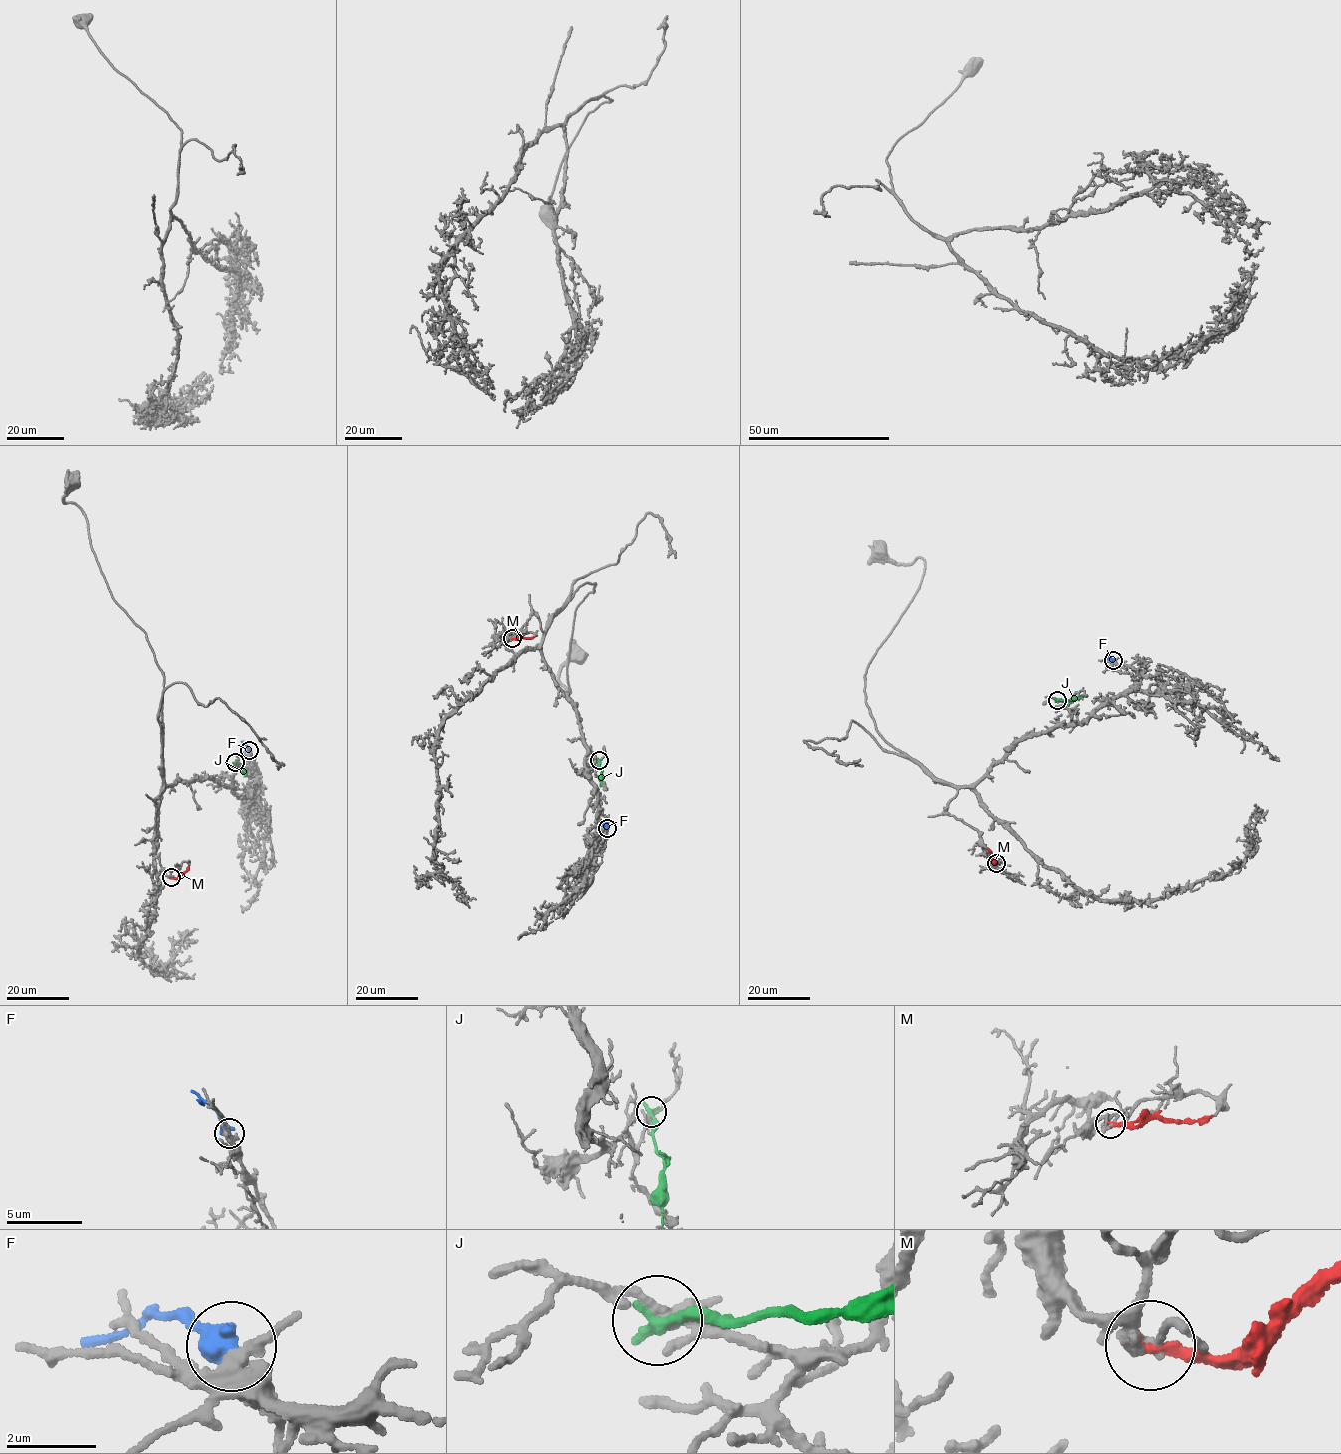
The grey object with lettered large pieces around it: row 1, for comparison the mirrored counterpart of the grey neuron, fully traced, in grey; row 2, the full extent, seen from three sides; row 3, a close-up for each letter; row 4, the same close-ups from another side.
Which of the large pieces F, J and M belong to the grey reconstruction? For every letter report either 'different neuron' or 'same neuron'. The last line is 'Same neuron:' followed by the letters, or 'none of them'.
F: same neuron
J: different neuron
M: different neuron
Same neuron: F

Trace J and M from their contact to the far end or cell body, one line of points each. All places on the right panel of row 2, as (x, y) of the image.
J: (1057, 700), (1083, 696)
M: (997, 863), (988, 848)

